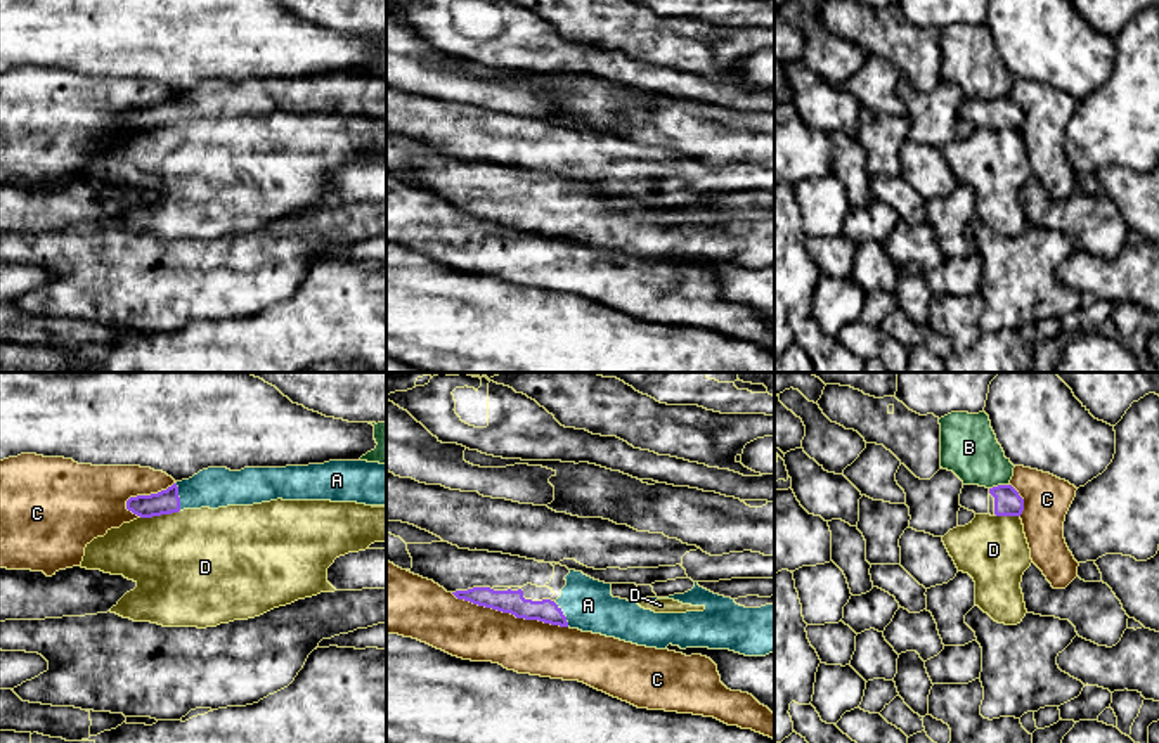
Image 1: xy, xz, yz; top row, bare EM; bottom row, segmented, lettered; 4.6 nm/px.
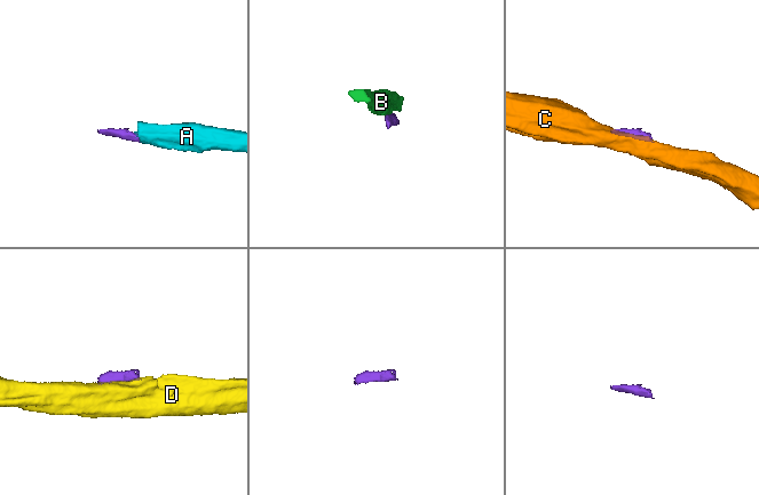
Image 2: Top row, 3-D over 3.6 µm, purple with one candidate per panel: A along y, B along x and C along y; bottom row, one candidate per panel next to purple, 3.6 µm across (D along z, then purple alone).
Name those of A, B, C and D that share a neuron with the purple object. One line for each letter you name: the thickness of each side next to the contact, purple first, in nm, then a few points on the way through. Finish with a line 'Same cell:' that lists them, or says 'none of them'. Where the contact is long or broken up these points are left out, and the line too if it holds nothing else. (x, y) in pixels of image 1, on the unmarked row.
A: 110 nm thick on the purple side, 190 nm on the other; runs through xy (167, 113), (179, 109), (215, 99)
Same cell: A

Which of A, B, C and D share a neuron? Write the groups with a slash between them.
A / B / C / D

